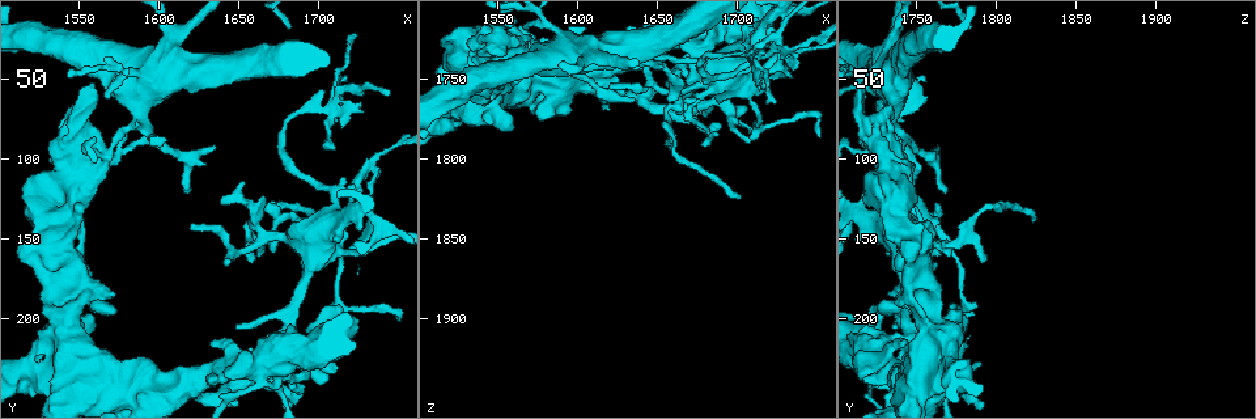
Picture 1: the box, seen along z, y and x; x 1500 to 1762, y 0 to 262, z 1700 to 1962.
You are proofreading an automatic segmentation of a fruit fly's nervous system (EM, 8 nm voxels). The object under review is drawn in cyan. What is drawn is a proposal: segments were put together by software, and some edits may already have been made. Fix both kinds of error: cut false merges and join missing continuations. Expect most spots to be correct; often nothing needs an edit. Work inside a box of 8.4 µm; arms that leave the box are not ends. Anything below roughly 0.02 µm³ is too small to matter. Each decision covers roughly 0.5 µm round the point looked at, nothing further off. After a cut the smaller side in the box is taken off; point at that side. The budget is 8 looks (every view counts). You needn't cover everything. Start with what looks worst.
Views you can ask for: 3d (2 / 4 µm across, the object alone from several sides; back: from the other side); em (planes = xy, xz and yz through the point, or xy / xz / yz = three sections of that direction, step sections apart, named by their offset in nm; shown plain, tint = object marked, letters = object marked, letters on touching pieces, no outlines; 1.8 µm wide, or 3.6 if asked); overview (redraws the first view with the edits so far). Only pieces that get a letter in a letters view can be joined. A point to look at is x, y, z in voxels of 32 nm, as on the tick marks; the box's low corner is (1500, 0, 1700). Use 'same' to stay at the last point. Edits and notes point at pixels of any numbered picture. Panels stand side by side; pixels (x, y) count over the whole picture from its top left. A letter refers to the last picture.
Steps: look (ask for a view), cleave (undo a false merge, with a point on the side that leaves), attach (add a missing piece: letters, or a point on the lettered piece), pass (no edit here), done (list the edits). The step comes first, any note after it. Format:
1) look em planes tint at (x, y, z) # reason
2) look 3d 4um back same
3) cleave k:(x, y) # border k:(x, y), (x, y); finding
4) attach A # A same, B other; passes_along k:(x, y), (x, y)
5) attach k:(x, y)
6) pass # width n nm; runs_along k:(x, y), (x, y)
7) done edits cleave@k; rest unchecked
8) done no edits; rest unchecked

look em yz step 16 tint at (1668, 220, 1724) # two arms at a narrow angle

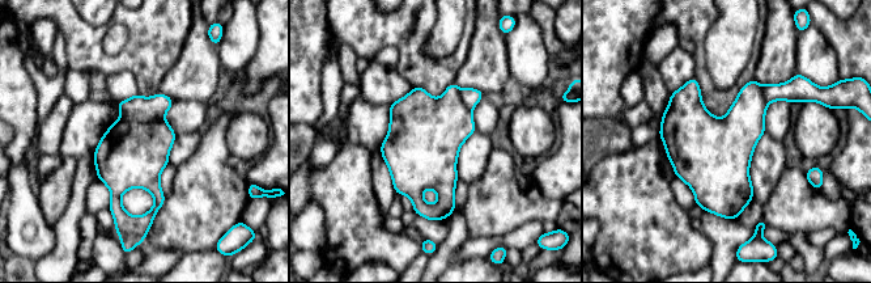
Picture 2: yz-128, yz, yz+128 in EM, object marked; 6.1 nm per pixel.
look em planes tint same # another direction

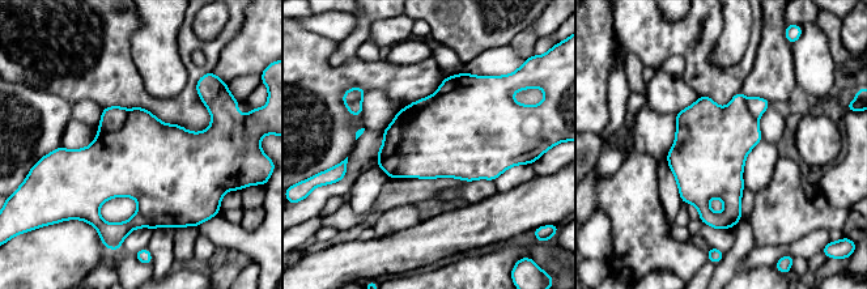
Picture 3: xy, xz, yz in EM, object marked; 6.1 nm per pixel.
look em planes letters same

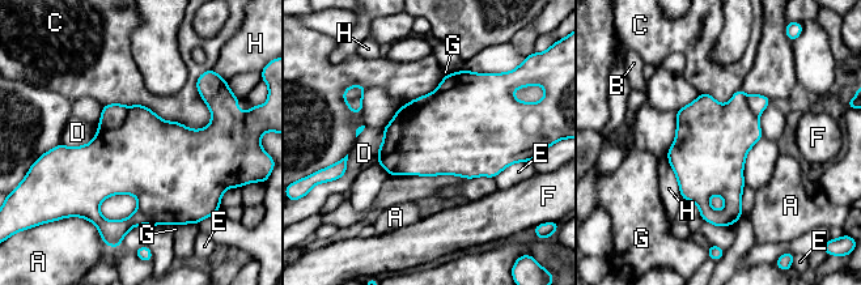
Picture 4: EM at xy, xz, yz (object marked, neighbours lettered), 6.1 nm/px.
cleave 4:(113, 115) # A other, B other, C other, D other, E other, F other, G other, H other; border 4:(128, 107), (118, 127), (98, 130); two neurons meet here

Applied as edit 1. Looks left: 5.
look overview

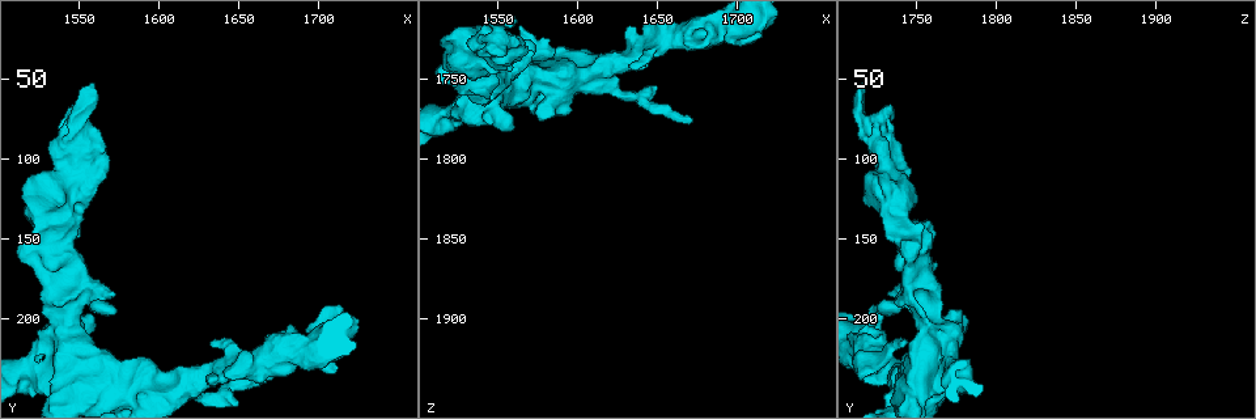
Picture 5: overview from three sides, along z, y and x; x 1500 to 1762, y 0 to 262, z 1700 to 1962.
look 3d 4um at (1562, 94, 1726) # touches itself

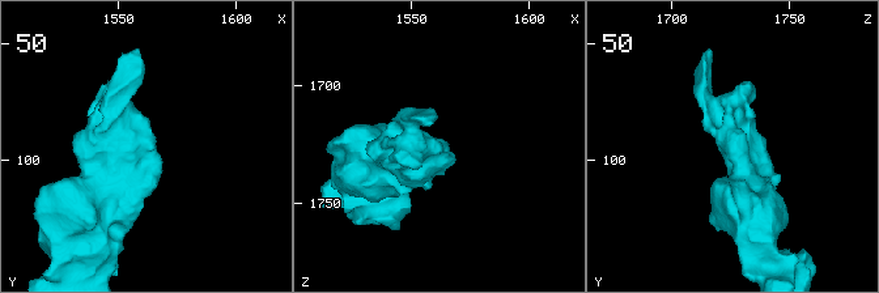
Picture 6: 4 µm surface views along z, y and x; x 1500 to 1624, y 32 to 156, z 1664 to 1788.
look em planes letters at (1560, 91, 1726)

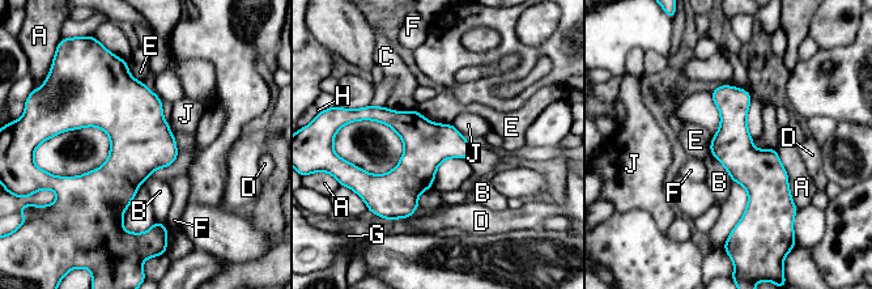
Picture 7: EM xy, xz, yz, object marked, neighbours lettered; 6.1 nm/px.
pass # A other, B other, C other, D other, E other, F other, G other, H other, J other; border 7:(416, 110), (433, 122), (451, 124); one neuron here

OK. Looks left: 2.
done edits cleave@4; rest unchecked

